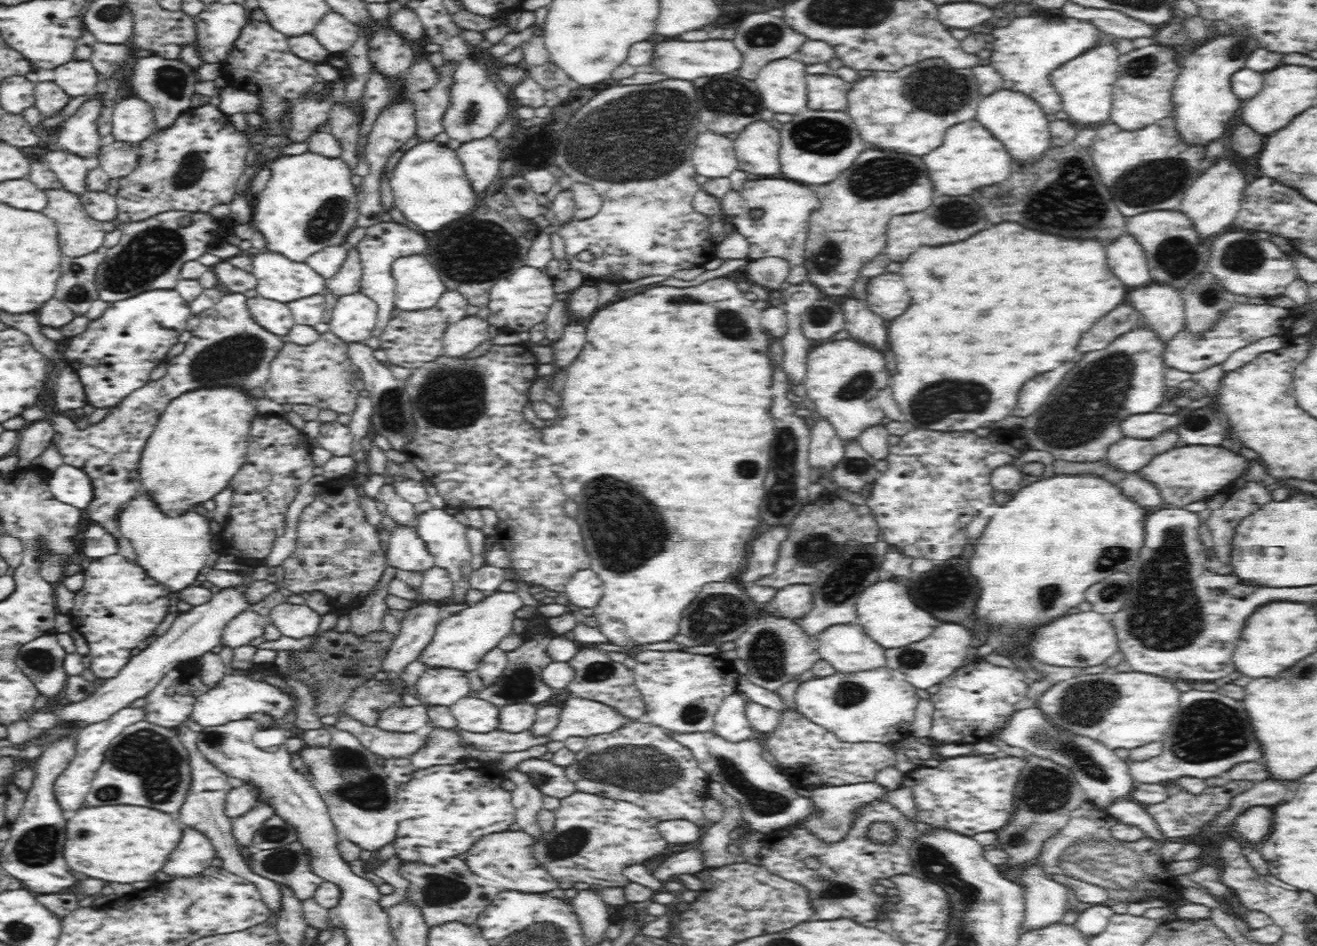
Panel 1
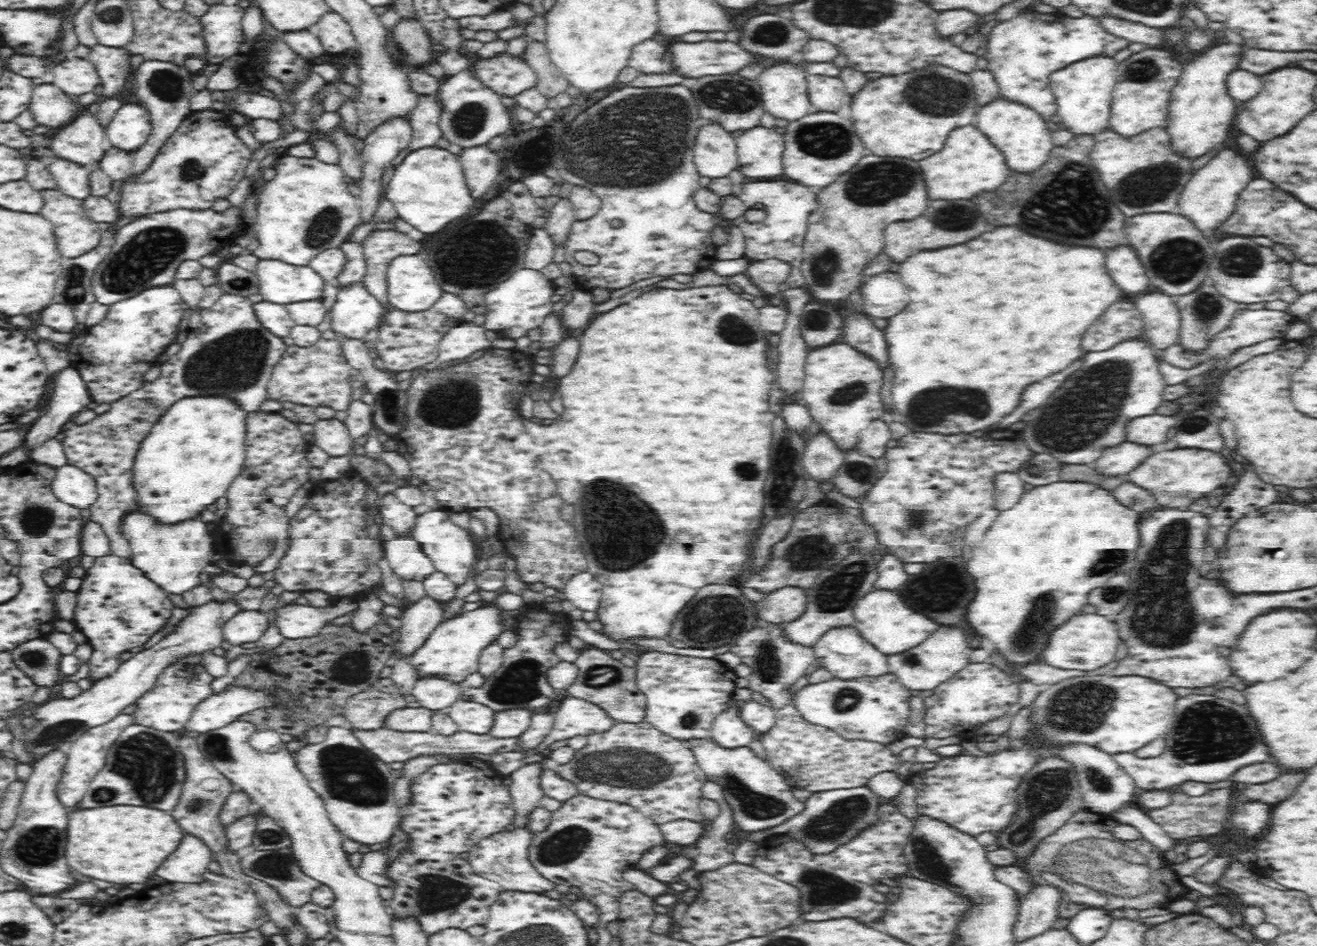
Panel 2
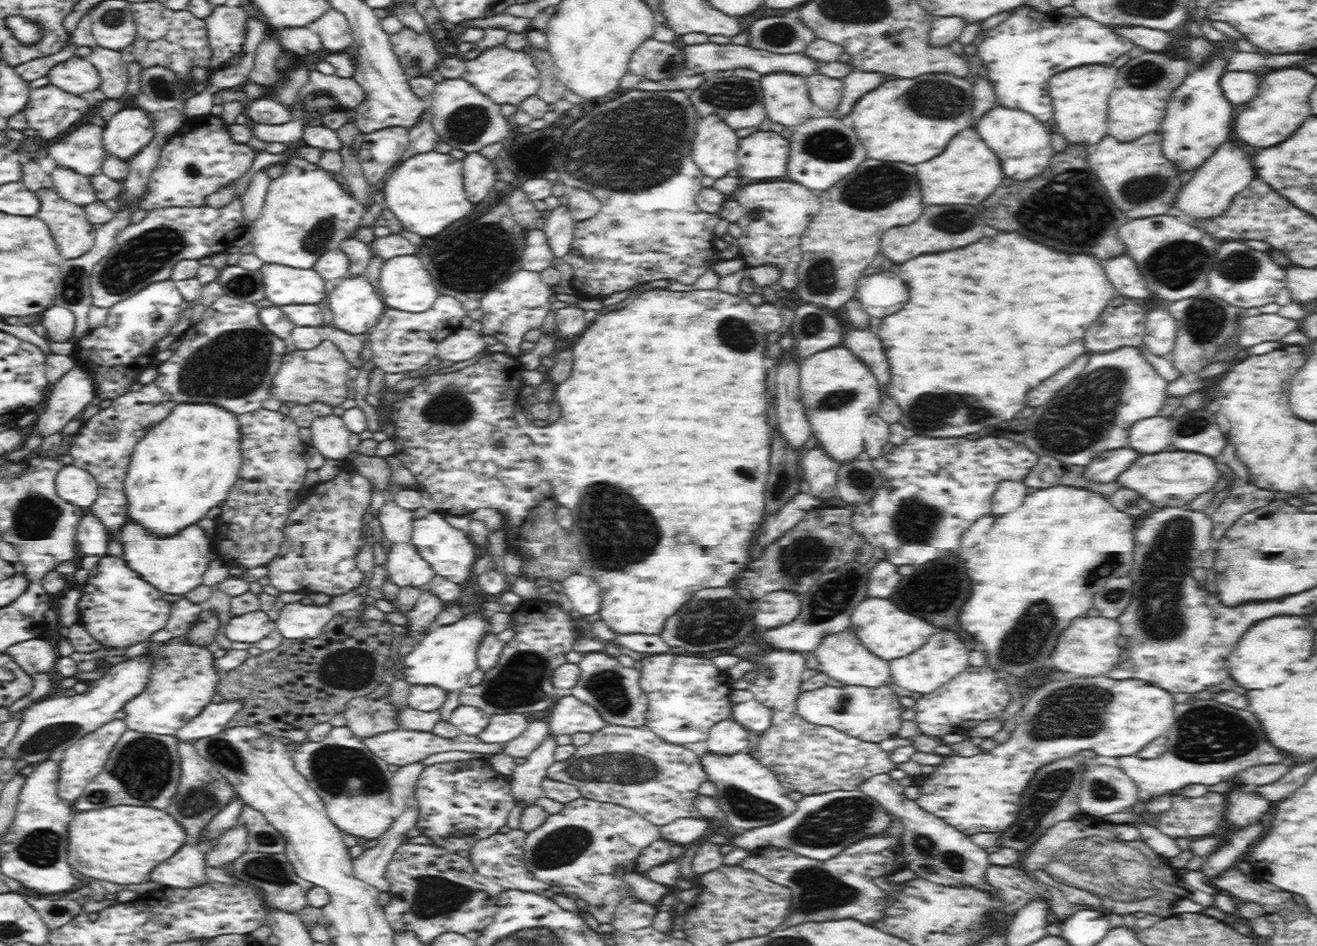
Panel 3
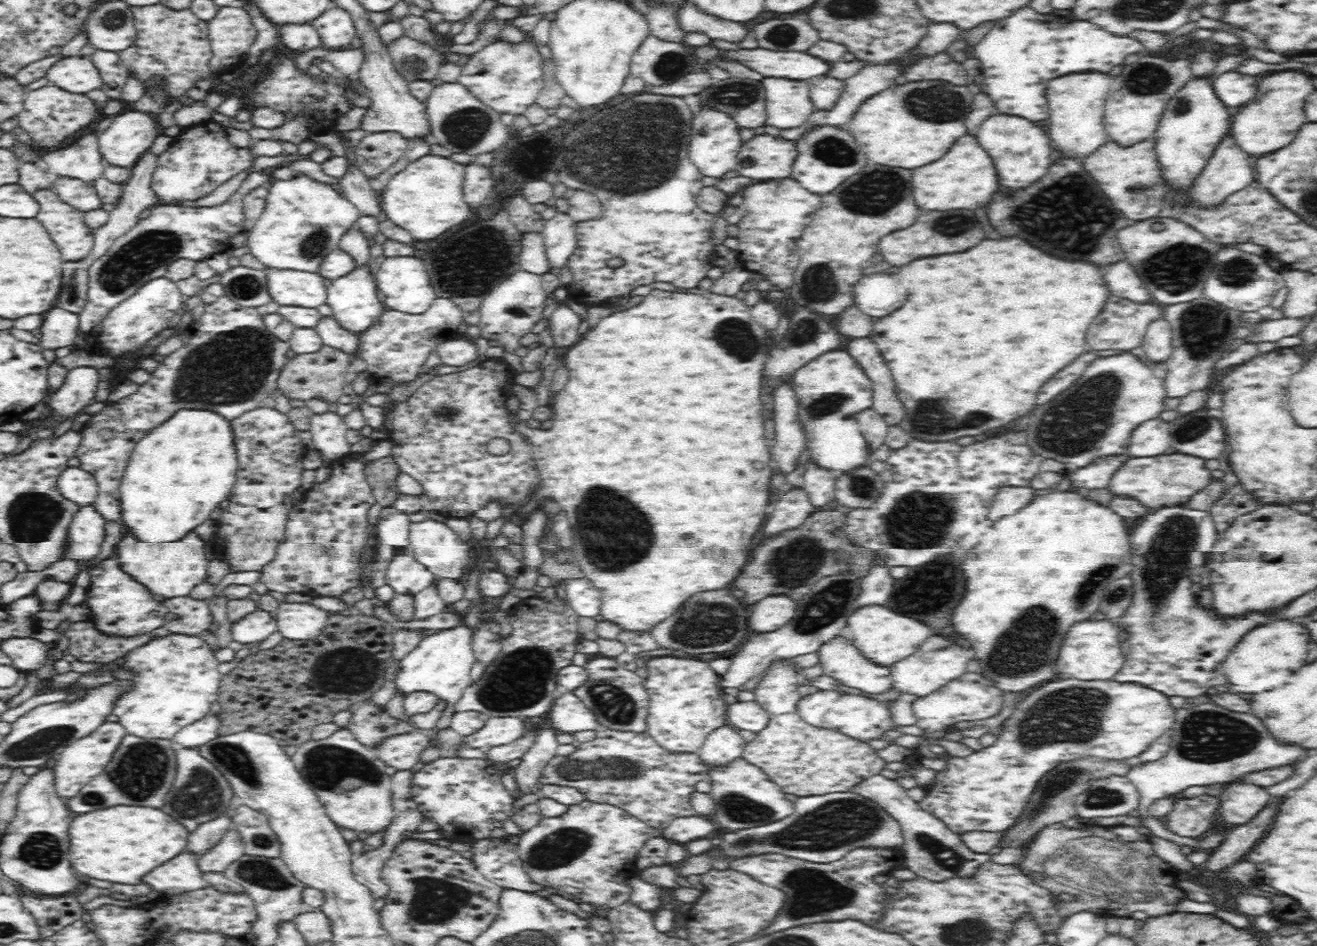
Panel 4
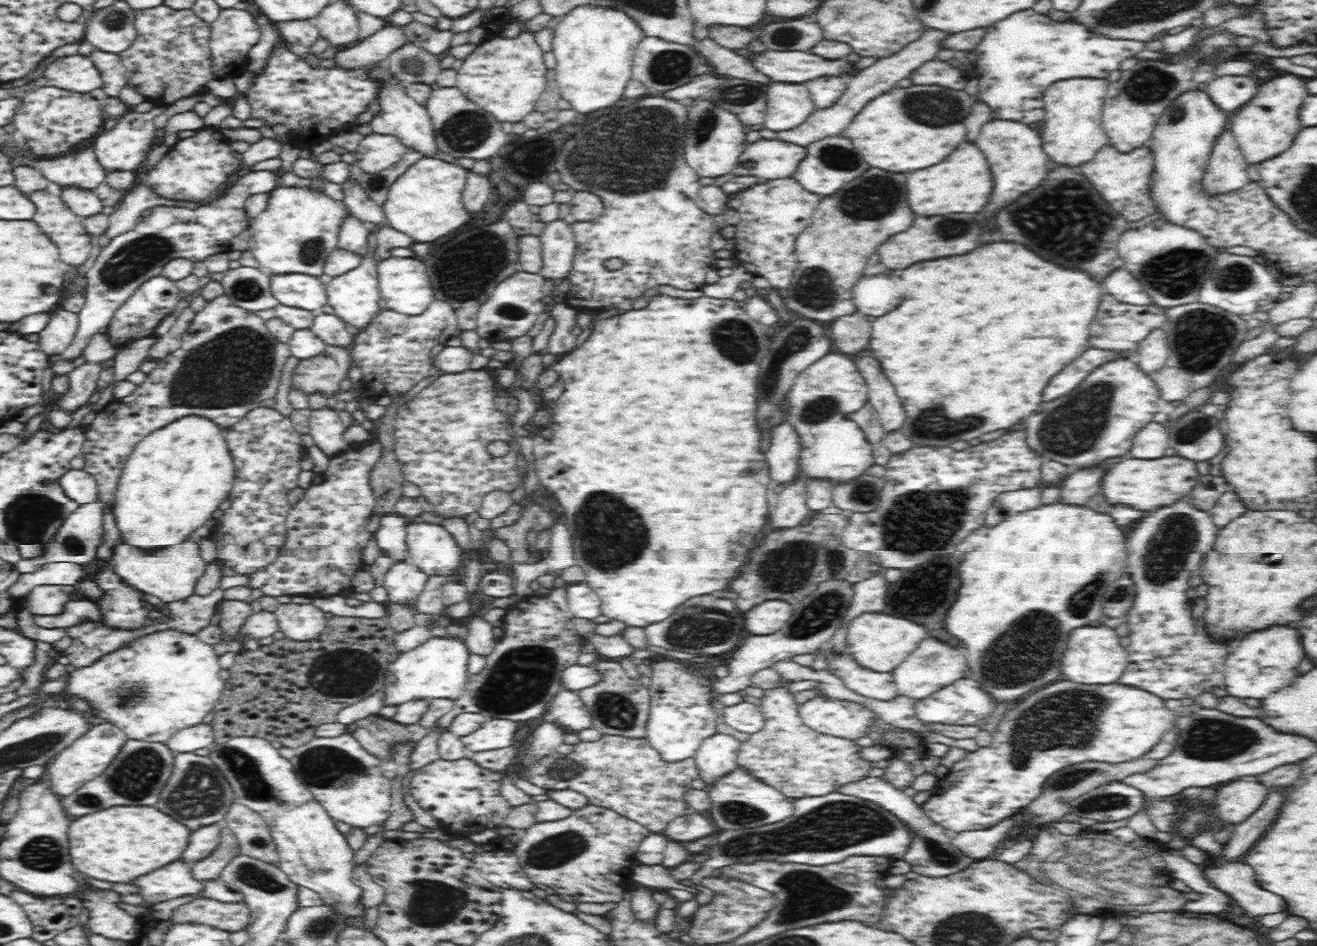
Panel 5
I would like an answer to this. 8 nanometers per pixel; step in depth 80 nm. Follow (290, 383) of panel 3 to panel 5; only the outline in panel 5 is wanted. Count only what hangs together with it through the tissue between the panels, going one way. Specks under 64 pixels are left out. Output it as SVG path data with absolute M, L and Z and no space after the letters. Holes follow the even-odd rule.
M327 345L326 350L314 359L302 360L292 375L292 387L302 387L306 393L322 392L326 396L334 396L341 391L340 382L346 380L352 367L350 346Z

